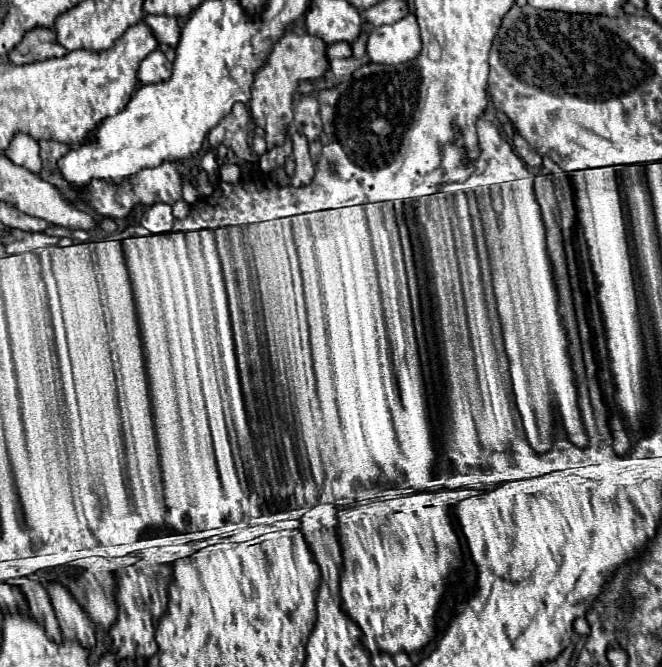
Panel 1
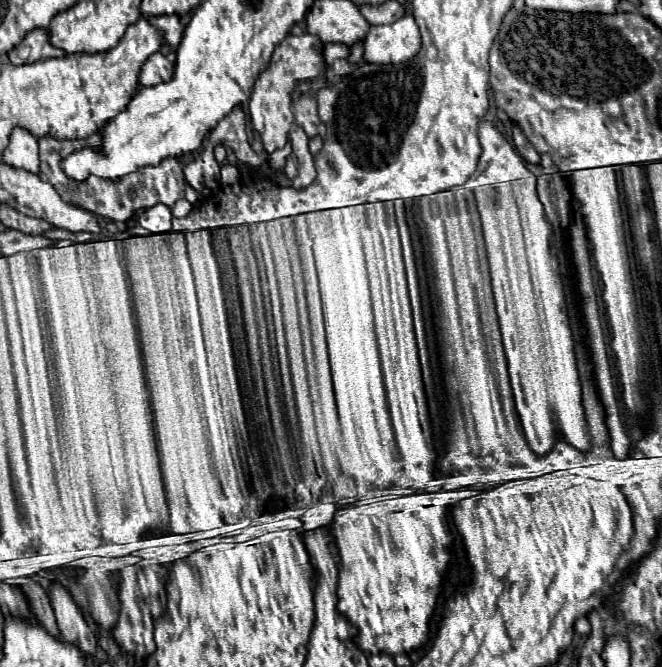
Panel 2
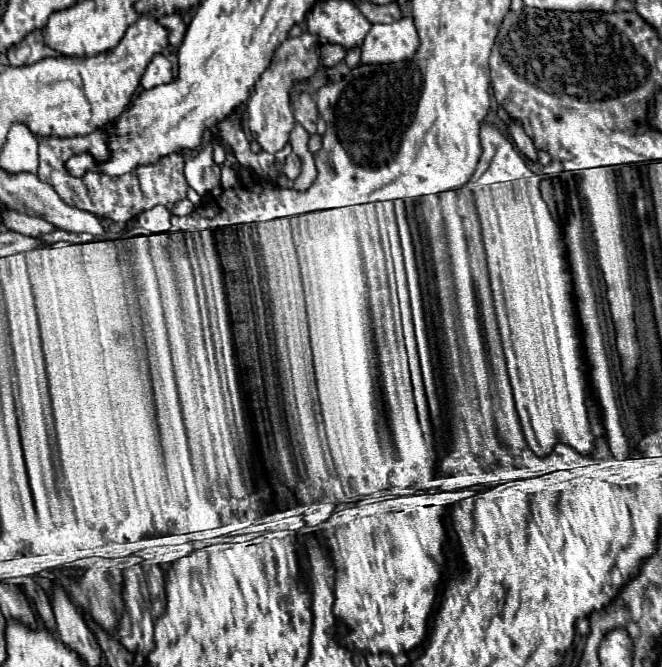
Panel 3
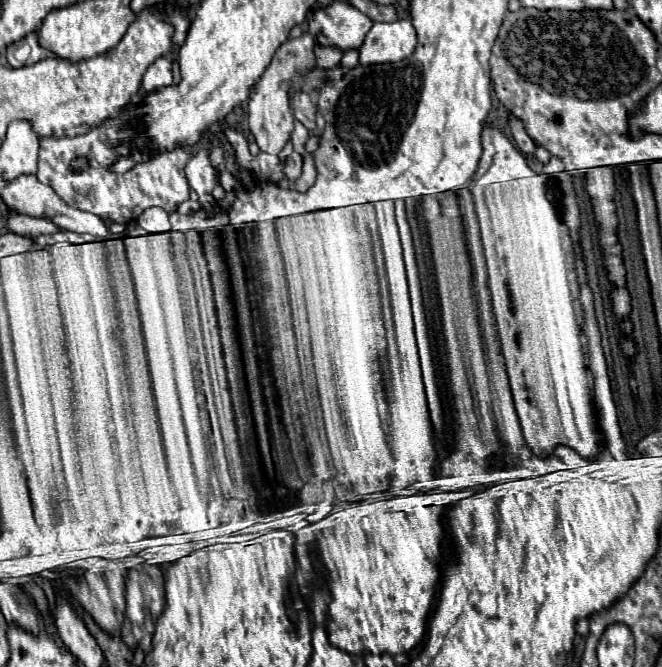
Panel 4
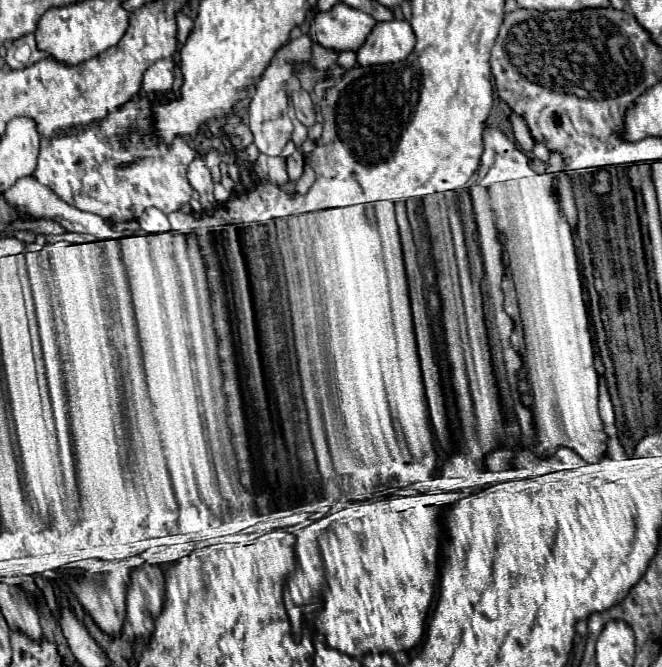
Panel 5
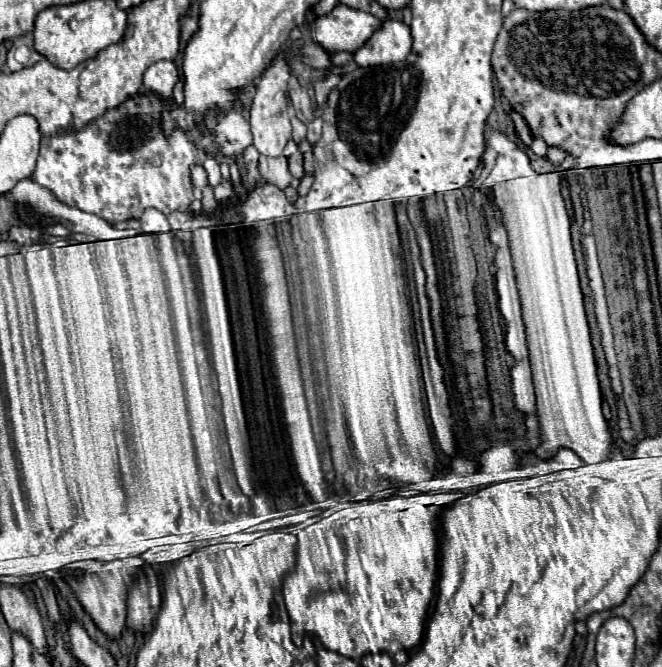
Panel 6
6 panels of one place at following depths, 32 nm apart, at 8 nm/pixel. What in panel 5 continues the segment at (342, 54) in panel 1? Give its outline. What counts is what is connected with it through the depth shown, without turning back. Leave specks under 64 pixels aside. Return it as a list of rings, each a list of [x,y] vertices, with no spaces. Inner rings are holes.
[[[318,42],[312,44],[310,48],[312,52],[312,58],[310,58],[310,64],[318,70],[330,70],[336,66],[336,52],[334,50],[328,50],[328,48],[322,48]]]

